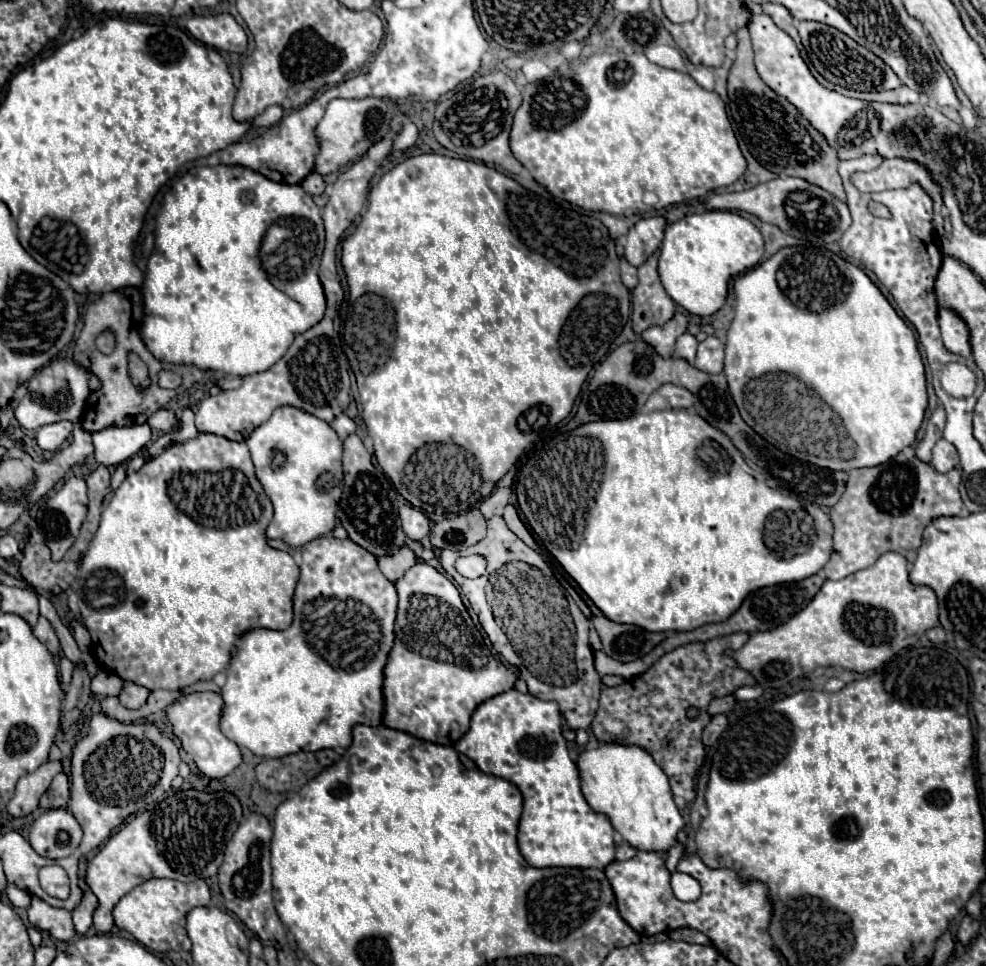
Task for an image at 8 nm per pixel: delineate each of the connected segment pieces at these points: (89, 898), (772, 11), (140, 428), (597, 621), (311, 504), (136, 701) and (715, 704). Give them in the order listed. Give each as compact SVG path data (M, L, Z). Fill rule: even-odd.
M88 890L79 906L72 912L74 928L78 934L84 935L92 927L95 908L97 908L97 898Z
M763 4L763 12L769 14L771 20L797 42L799 36L797 36L797 30L793 26L793 16L789 14L789 10L785 6L781 6L781 4Z
M149 424L135 426L111 426L103 432L95 432L95 460L103 466L115 466L135 456L149 440Z
M595 614L591 620L603 642L603 652L621 662L643 658L665 638L663 632L647 632L637 626L617 624L603 614Z
M283 406L247 438L255 464L255 474L273 502L275 516L267 526L267 538L283 540L299 548L335 528L337 500L343 492L341 450L343 442L337 432L317 416Z
M125 682L125 688L123 692L119 694L119 700L125 708L129 710L137 710L141 708L145 702L147 702L147 696L149 696L149 690L143 688L143 686L137 686L133 682Z
M723 696L723 698L719 698L719 700L713 700L713 702L709 704L709 714L711 714L711 716L715 716L715 714L727 714L727 712L733 710L735 702L737 702L735 696Z

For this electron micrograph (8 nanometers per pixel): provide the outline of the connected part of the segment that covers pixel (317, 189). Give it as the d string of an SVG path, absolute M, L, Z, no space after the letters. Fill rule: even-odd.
M311 172L305 180L303 180L303 184L301 184L303 188L305 188L305 192L309 192L309 194L321 194L323 190L325 190L325 182L323 182L323 176L319 176L317 172Z

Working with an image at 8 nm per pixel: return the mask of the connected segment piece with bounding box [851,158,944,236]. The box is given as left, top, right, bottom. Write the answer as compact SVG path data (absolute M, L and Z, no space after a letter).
M891 158L885 160L879 168L871 172L855 172L851 176L853 186L859 192L877 192L877 190L889 190L889 188L905 188L911 182L919 182L925 192L933 198L933 224L935 224L935 233L939 236L944 234L944 208L943 192L931 172L923 168L917 160L905 160L905 158Z

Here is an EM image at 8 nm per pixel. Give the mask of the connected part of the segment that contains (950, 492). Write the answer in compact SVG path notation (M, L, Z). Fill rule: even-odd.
M903 452L889 460L887 464L875 468L859 468L849 472L849 484L845 494L839 498L835 508L831 508L831 520L835 514L835 546L831 552L831 560L825 564L823 572L829 580L841 580L845 576L855 574L857 570L869 568L877 562L877 558L885 552L899 552L917 550L921 546L921 532L935 516L959 516L963 510L963 502L959 498L959 480L963 470L953 468L951 472L939 474L931 464L921 462L917 456L909 458Z

